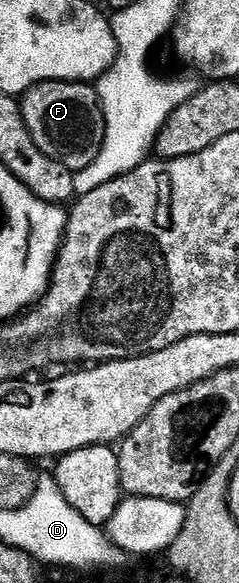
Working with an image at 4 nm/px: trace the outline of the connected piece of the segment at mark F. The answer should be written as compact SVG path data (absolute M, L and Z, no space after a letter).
M52 79L49 83L37 83L21 96L20 106L32 141L36 141L39 149L52 157L52 161L60 161L60 165L75 173L96 161L102 148L102 137L106 134L106 122L97 90L89 82Z

